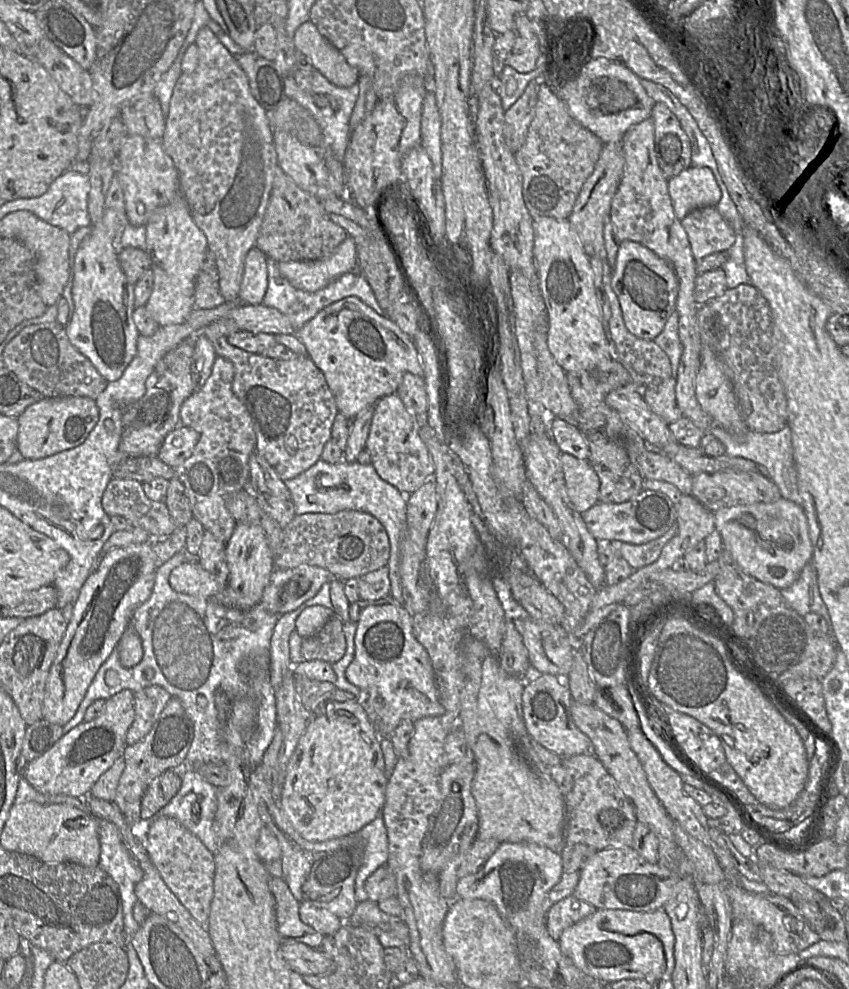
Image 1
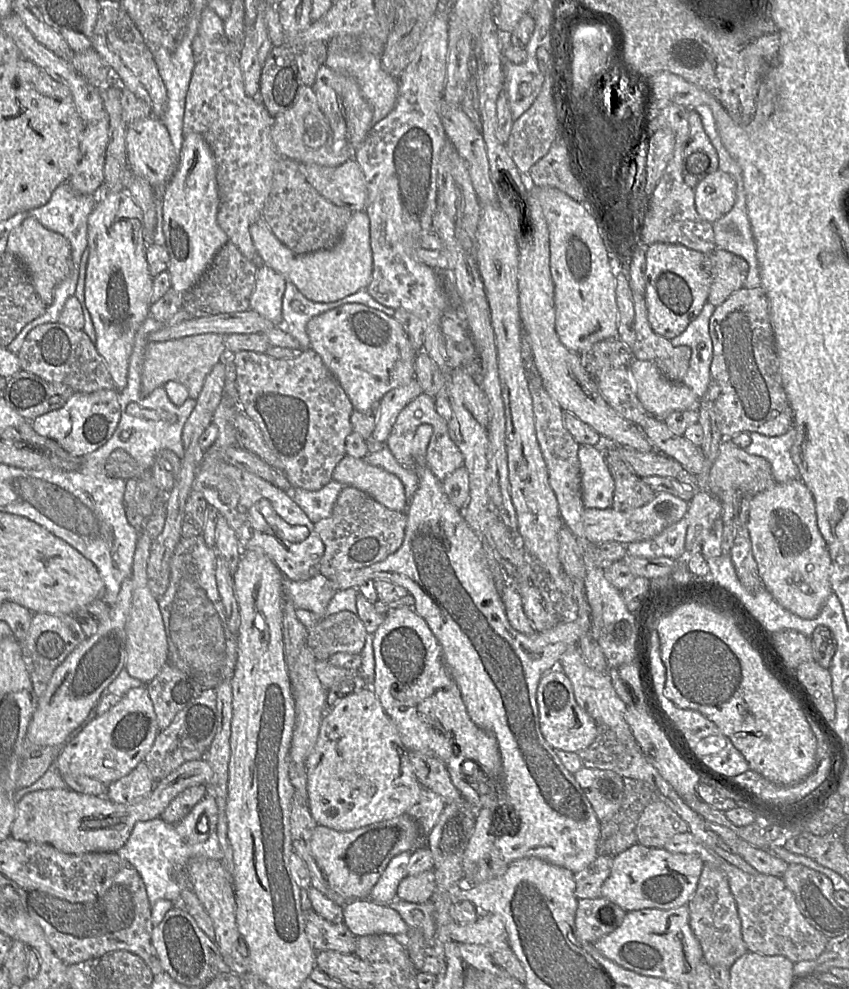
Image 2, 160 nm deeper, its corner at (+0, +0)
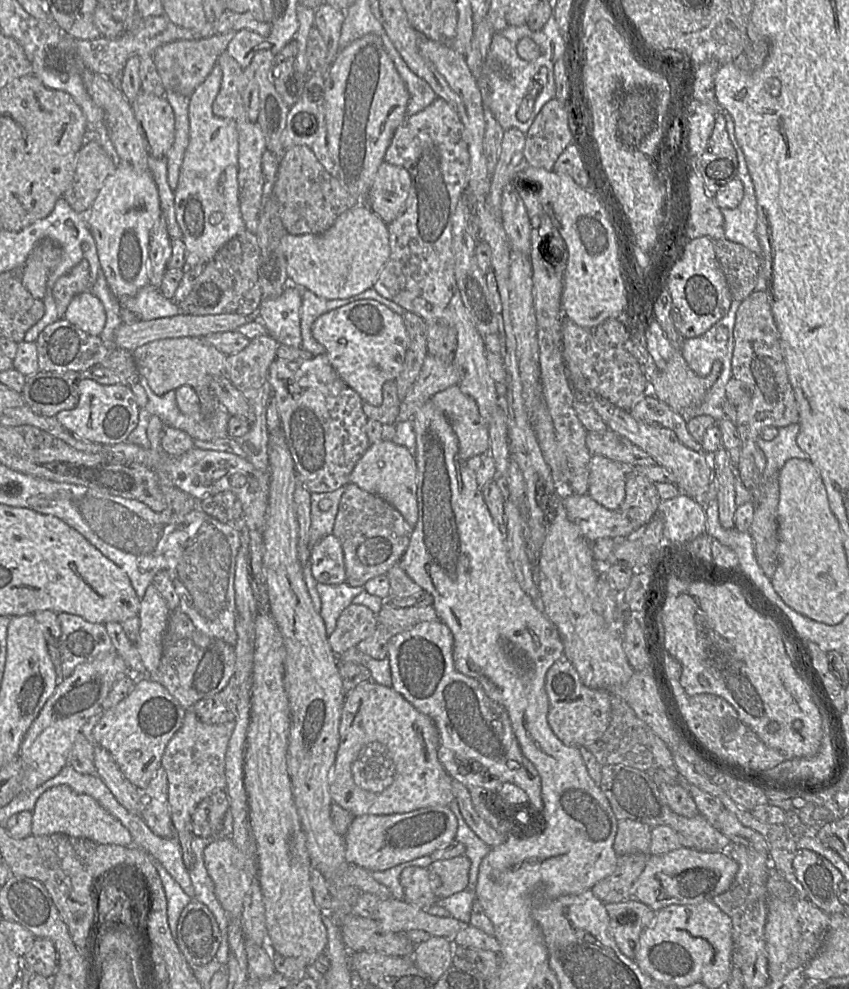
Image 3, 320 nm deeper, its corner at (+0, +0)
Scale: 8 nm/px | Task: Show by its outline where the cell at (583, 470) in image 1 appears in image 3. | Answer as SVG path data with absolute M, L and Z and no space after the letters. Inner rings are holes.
M592 455L589 462L588 495L609 510L619 510L625 499L627 468L601 455Z

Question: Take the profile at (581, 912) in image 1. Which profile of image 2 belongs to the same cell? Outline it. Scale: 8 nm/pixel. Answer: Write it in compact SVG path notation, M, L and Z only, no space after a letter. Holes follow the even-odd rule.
M600 898L578 899L575 934L579 940L595 943L616 930L627 911L614 902Z

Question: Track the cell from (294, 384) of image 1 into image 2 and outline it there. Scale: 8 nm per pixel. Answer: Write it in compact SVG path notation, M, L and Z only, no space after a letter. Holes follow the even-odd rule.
M303 349L303 352L295 358L276 359L268 356L266 353L259 353L254 351L238 351L232 354L232 358L236 368L238 405L240 409L252 420L254 420L260 428L266 445L282 463L282 470L291 486L293 488L301 488L308 491L316 491L323 488L333 479L333 471L335 467L346 456L345 440L347 436L353 431L350 416L354 409L339 382L327 369L320 355L312 349Z

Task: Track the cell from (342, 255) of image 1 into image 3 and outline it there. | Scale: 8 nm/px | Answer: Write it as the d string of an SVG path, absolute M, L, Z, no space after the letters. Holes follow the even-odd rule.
M357 205L342 213L324 233L286 233L281 245L290 283L331 300L350 298L373 288L390 256L388 223L367 205Z

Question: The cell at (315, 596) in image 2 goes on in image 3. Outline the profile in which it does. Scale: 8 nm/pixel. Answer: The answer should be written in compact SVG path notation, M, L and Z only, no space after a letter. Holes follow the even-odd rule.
M317 583L316 589L321 599L321 609L319 613L324 620L328 635L335 630L342 611L351 604L357 595L365 591L363 586L354 587L346 583Z

